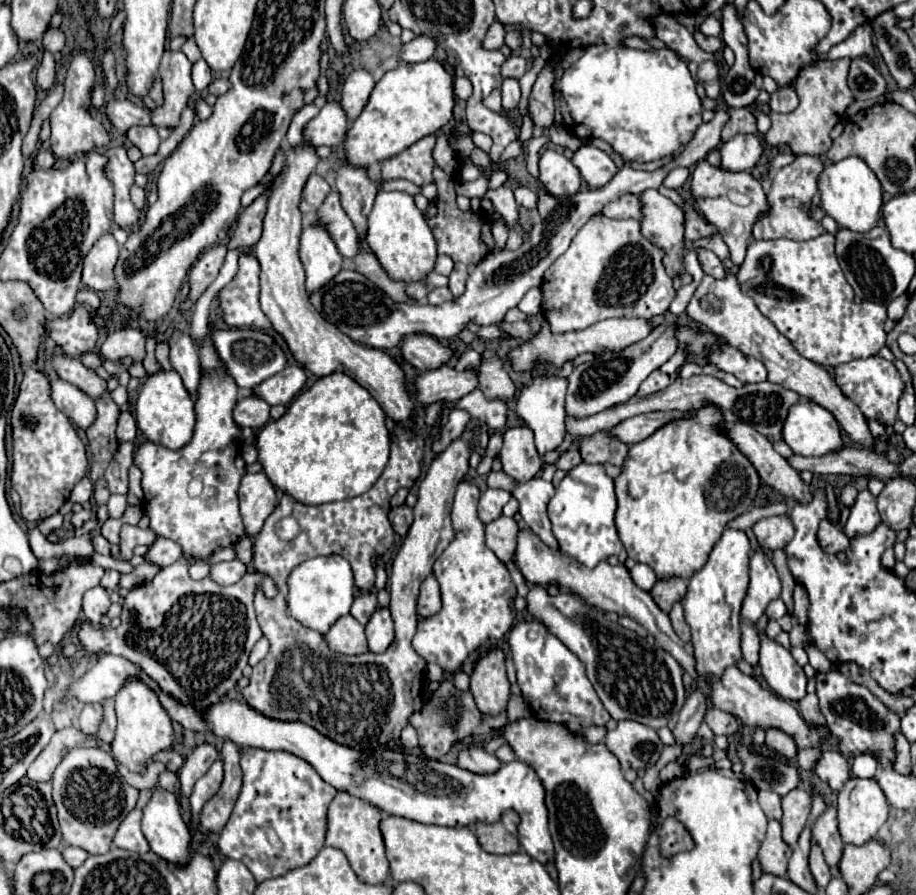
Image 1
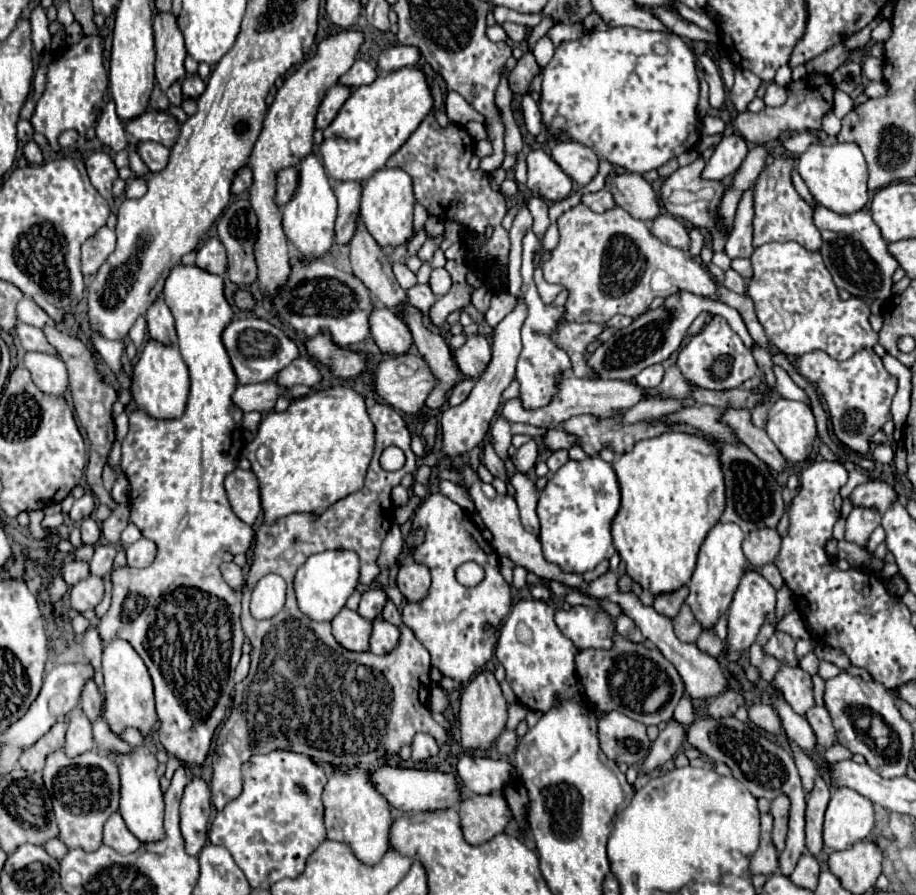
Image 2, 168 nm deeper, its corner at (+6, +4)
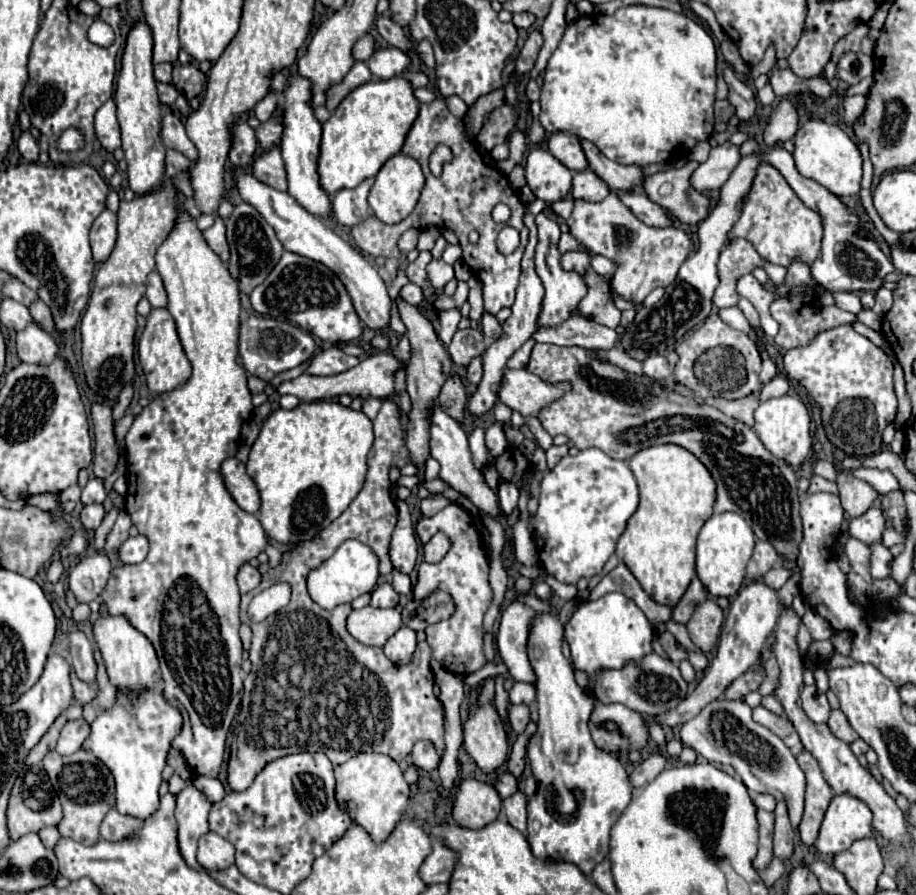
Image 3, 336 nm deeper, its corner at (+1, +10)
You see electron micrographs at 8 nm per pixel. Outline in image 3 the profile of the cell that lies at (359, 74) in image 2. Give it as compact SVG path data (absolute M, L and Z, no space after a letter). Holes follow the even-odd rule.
M370 32L356 40L356 44L352 46L352 54L356 60L362 60L362 62L366 62L374 54L374 38Z

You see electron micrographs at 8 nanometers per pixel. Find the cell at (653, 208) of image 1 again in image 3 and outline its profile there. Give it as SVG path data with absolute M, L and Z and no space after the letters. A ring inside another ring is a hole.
M580 140L582 150L588 160L588 168L594 170L612 190L632 190L642 184L640 166L624 166L614 160L608 160L590 140Z

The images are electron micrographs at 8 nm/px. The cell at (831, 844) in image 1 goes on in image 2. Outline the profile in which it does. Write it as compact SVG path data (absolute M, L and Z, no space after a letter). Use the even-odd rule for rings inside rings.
M817 776L813 792L807 796L807 850L813 856L819 856L823 852L823 816L829 804L831 786L825 782L825 778Z

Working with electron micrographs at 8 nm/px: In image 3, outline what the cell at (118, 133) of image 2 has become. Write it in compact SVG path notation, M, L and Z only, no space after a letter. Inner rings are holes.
M108 100L106 104L100 106L94 124L96 124L96 136L106 152L114 152L116 148L120 148L120 128L116 120L114 100Z

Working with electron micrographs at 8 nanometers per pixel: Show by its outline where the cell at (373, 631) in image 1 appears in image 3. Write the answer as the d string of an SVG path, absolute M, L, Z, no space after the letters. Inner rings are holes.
M402 626L384 646L386 656L394 664L408 664L416 650L416 632L408 626Z

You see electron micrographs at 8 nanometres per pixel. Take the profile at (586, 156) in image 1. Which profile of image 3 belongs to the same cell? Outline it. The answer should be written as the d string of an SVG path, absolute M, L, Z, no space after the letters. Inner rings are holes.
M554 132L548 138L548 152L558 158L568 170L572 172L580 172L582 168L586 168L586 156L582 152L580 140L574 134L568 132Z

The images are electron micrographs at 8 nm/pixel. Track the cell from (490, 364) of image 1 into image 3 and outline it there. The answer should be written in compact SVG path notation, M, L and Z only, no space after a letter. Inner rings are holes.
M466 328L466 330L456 330L450 346L448 346L448 354L452 358L452 362L456 366L466 366L470 364L470 360L474 356L478 356L478 352L484 352L484 336L480 330L476 328Z

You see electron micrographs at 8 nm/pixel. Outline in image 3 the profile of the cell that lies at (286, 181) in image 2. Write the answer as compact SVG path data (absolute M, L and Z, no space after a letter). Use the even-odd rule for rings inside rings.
M272 146L270 150L262 150L254 162L252 162L252 174L272 186L272 188L278 188L278 190L286 190L286 168L284 168L284 160L280 156L280 148L278 146Z

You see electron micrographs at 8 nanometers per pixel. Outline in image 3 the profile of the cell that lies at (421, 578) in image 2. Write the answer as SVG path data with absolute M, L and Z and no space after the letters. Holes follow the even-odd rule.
M400 500L396 506L398 506L398 524L390 538L388 556L396 570L400 570L402 574L410 574L418 558L418 540L416 540L414 524L410 520L410 510L406 502Z

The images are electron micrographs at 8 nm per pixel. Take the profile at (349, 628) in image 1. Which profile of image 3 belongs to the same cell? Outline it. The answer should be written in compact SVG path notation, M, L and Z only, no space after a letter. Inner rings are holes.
M366 606L362 610L352 610L348 618L348 632L362 644L384 646L390 636L394 636L402 626L402 616L396 608L382 610Z

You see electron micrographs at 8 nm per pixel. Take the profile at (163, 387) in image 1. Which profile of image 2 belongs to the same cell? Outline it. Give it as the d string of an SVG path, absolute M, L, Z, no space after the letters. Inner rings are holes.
M149 340L133 368L133 378L131 378L133 404L145 410L151 418L177 420L185 412L187 396L189 396L189 374L185 370L185 362L177 346L165 346Z

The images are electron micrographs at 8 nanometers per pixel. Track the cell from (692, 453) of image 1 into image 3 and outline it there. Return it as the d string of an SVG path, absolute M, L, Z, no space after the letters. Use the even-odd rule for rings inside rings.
M662 444L638 452L638 456L630 458L630 470L640 488L640 506L628 520L616 556L628 566L654 602L674 608L696 574L696 536L712 516L714 480L694 454L676 444Z

